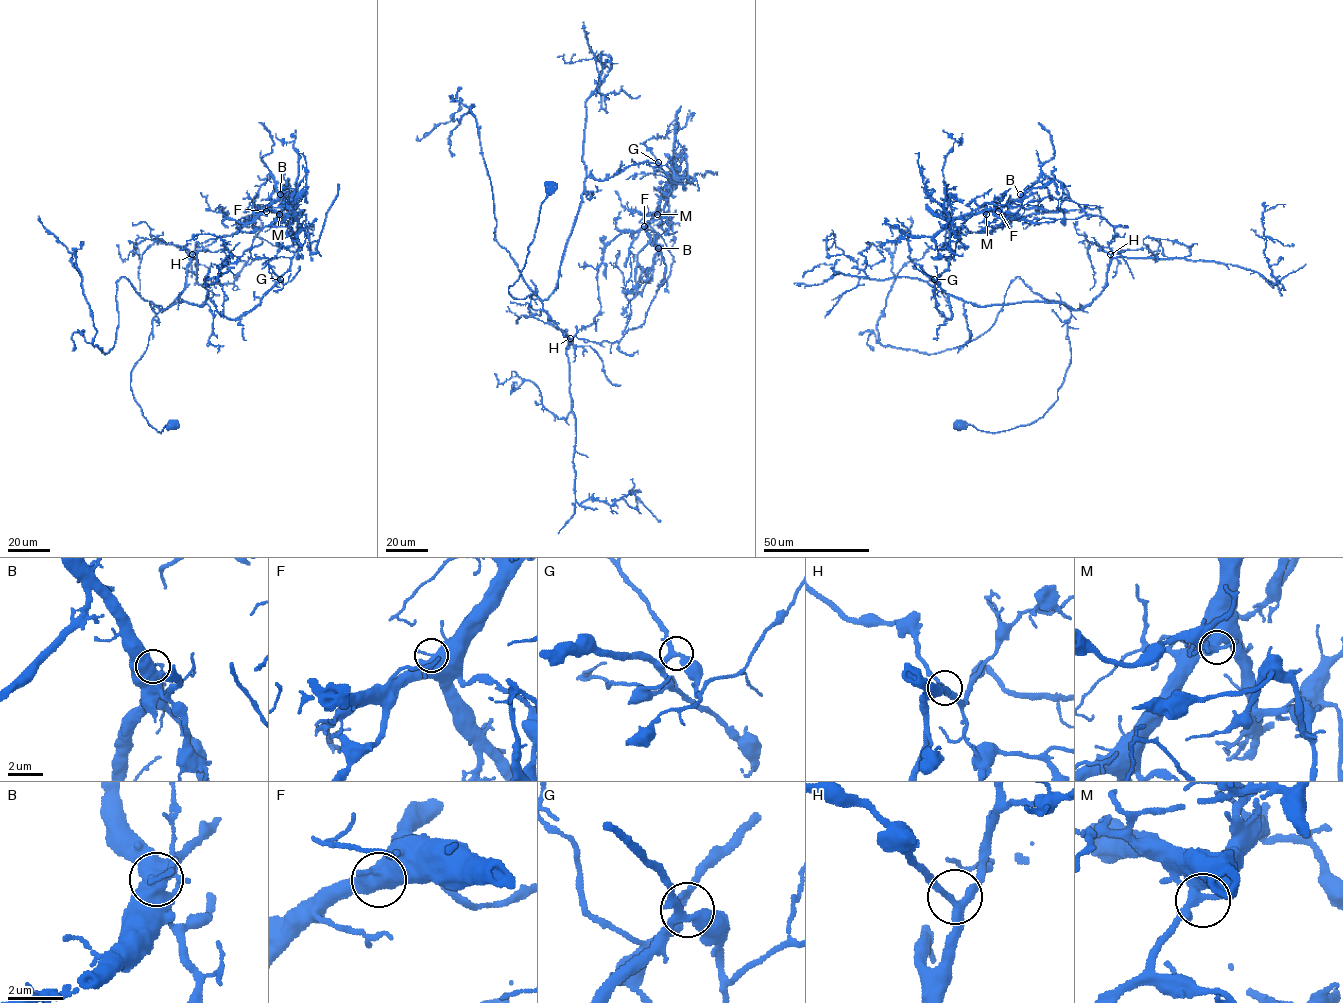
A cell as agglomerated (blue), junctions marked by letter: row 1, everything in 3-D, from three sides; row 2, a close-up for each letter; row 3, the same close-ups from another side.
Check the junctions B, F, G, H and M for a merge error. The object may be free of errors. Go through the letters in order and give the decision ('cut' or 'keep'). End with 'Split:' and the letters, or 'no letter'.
B: cut
F: keep
G: keep
H: keep
M: keep
Split: B

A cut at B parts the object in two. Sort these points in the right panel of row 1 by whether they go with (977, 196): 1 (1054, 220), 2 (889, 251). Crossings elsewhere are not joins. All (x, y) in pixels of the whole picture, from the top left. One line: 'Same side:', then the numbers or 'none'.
Same side: none

